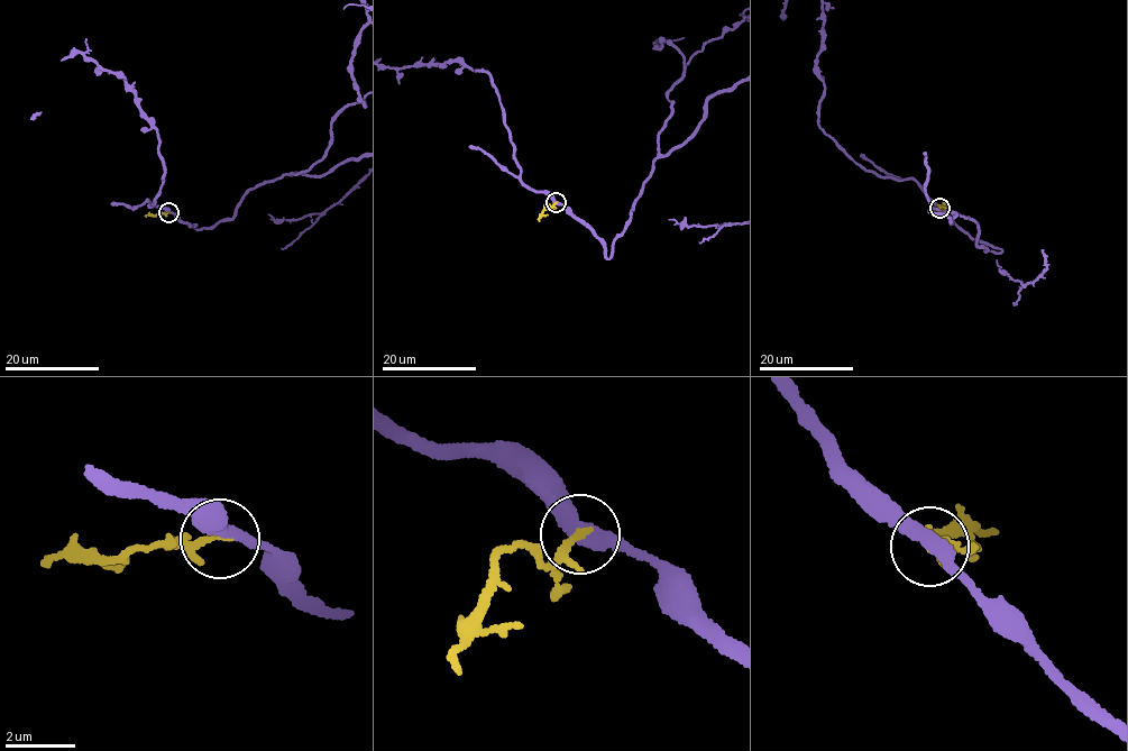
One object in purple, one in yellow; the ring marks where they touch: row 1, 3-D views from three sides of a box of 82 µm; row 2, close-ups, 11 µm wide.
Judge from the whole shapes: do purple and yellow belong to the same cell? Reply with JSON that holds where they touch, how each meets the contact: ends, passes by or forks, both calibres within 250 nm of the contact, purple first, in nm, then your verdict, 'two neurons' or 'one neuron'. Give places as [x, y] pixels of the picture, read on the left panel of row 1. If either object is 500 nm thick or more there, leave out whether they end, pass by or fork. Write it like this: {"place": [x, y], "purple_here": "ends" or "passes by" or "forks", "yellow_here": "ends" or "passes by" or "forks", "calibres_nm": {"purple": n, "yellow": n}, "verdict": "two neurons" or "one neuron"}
{"place": [168, 212], "purple_here": "passes by", "yellow_here": "passes by", "calibres_nm": {"purple": 400, "yellow": 140}, "verdict": "two neurons"}

